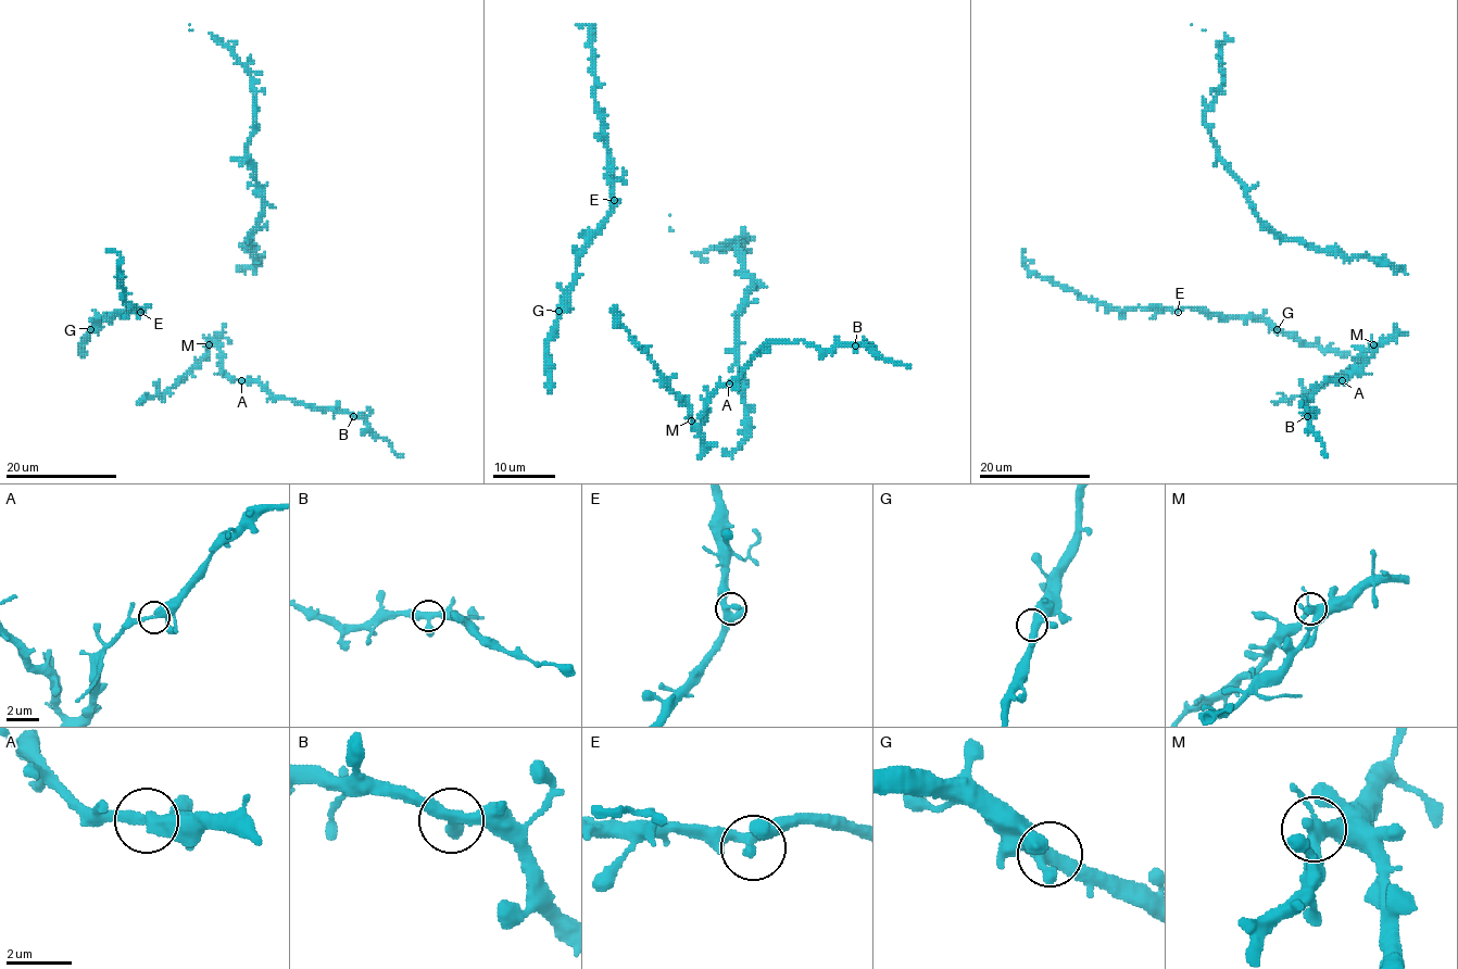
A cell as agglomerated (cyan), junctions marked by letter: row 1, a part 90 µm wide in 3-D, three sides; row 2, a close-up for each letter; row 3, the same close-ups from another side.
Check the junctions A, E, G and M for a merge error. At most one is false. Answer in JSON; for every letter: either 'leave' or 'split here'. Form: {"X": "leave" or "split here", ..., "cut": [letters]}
{"A": "leave", "E": "leave", "G": "leave", "M": "leave", "cut": []}

